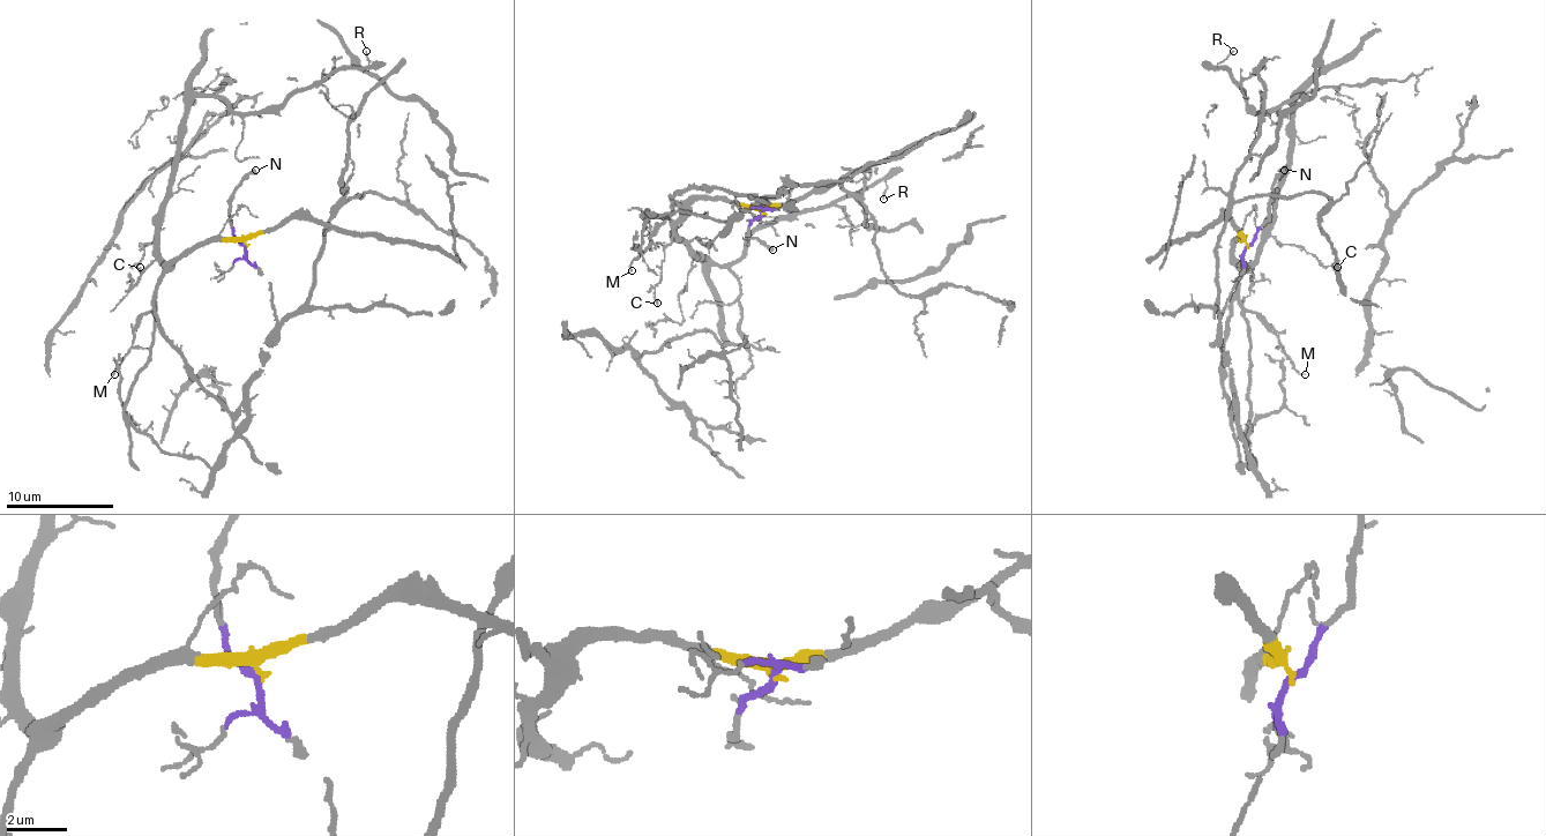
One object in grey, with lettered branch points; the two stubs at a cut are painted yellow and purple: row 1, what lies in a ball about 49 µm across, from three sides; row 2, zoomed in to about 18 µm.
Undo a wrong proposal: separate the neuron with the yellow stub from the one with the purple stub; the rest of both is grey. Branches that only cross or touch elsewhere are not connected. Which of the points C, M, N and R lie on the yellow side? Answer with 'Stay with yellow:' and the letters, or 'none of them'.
Stay with yellow: C, M, R

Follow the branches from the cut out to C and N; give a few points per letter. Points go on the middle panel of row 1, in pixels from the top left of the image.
C: (762, 211), (697, 199), (681, 217), (665, 247), (654, 290), (657, 304)
N: (762, 211), (752, 223), (748, 233), (772, 249)

